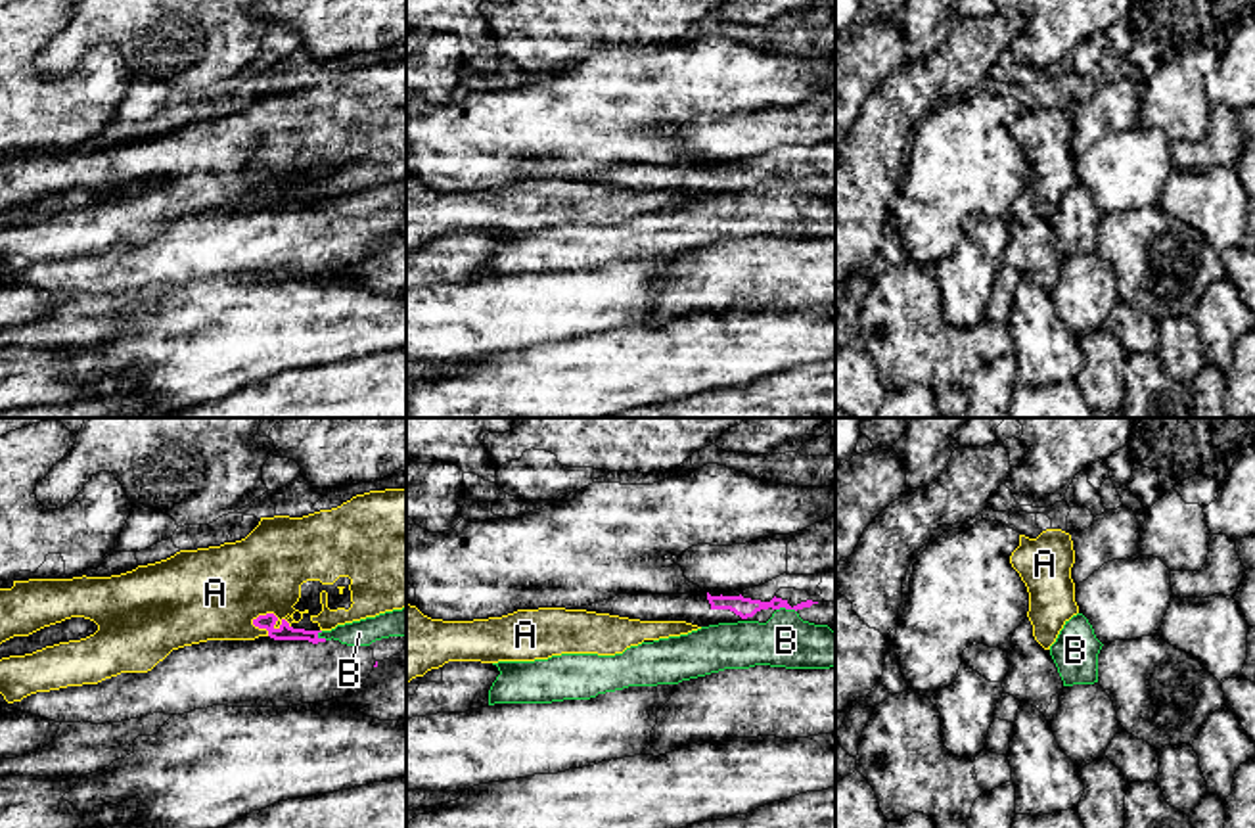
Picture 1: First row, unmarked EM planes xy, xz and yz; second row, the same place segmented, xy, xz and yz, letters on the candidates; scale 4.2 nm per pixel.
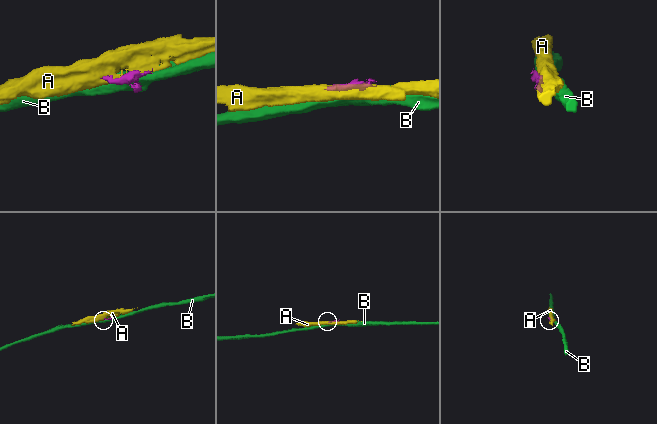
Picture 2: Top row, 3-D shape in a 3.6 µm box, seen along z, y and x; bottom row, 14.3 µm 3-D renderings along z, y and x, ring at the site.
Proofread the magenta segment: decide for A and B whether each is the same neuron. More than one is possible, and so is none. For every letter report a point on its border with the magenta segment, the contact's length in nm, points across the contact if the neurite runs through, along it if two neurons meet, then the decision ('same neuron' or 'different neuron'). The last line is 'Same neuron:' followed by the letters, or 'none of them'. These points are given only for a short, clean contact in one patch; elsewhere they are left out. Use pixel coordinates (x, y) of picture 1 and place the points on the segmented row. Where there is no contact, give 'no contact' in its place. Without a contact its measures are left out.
A: xy (273, 614) | 170 nm | different neuron
B: xz (786, 608) | 90 nm | different neuron
Same neuron: none of them

